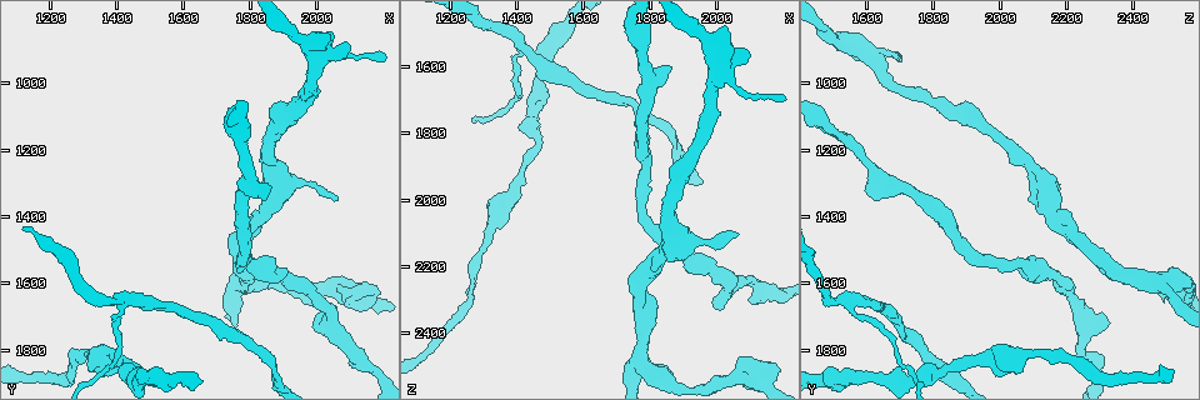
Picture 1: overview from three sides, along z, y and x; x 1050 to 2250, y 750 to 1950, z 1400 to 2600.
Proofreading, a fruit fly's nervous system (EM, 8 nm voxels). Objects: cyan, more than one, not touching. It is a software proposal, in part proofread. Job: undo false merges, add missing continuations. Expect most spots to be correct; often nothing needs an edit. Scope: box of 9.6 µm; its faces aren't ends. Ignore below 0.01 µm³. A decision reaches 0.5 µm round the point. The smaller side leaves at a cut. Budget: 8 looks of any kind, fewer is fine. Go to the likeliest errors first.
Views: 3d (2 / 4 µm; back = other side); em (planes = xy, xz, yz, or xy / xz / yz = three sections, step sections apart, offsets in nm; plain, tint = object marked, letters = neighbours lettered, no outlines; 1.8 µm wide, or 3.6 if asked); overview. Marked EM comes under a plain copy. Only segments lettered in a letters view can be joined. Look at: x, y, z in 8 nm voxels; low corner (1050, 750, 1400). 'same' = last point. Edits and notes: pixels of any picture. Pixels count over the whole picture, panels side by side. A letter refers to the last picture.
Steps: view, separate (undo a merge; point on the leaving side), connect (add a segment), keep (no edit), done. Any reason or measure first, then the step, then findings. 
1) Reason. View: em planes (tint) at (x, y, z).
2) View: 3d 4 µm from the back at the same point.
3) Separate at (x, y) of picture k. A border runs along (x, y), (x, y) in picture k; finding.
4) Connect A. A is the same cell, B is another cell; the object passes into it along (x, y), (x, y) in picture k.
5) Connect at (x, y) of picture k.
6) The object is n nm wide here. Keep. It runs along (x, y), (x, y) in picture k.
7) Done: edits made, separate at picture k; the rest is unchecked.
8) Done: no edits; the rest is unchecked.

An open end. View: em planes (tint) at (1990, 1730, 2320).

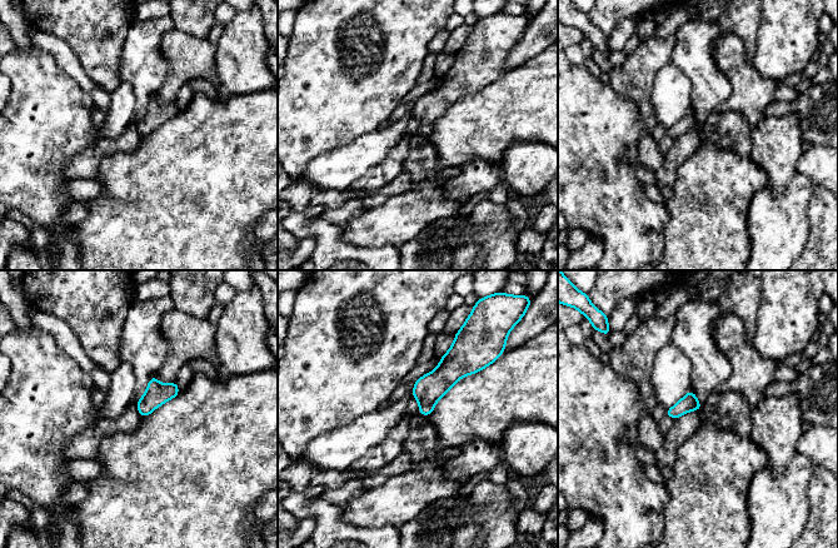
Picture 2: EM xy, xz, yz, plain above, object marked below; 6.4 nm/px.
What lies round it. View: em planes (letters) at the same point.

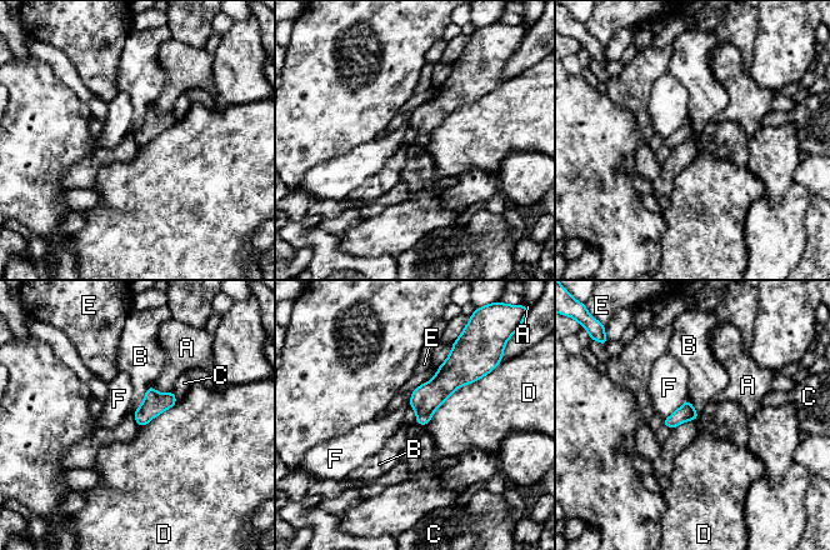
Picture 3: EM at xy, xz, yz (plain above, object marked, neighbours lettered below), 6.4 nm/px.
Keep. A, B, C, D, E and F are other cells; a border runs along (151, 383), (143, 403), (133, 414) in picture 3; no lettered segment goes on from it.

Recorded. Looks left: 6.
Free end. View: em planes (letters) at (2090, 880, 1560).

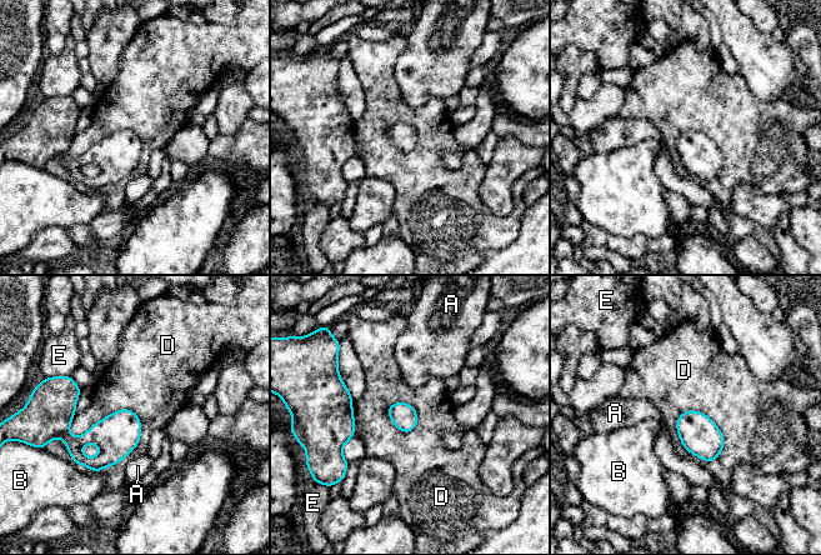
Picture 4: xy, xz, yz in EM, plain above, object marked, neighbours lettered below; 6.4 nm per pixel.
The object is 160 nm wide here. Keep. A, B, D and E are other cells; a border runs along (68, 429), (129, 409), (140, 441) in picture 4; no lettered segment goes on from it.

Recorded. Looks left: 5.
An open end. View: 3d 4 µm from the back at (1870, 1310, 1600).

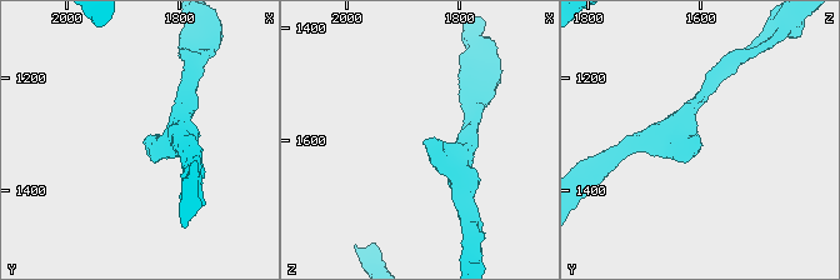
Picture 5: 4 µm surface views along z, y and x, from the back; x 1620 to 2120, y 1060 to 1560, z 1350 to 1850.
View: em planes (letters) at (1865, 1310, 1600).

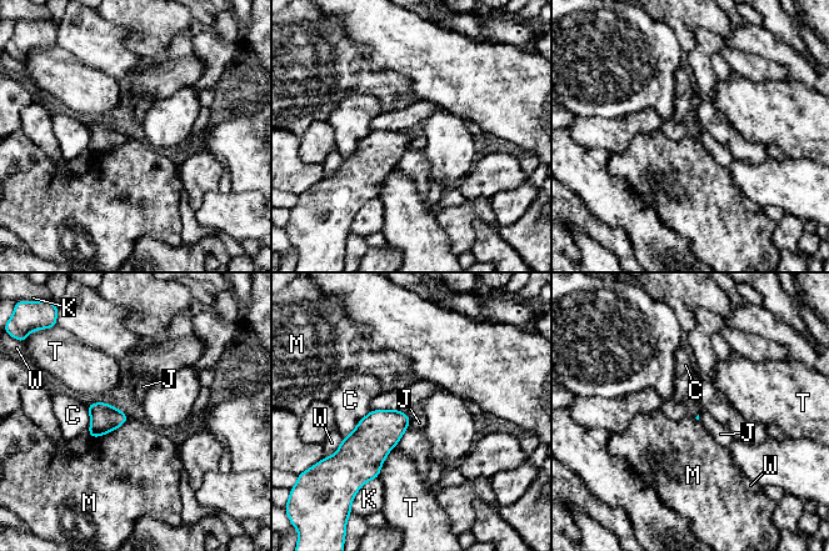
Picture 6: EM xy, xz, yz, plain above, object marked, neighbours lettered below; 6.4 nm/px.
Keep. C, J, K, M, T and W are other cells; a border runs along (129, 417), (113, 430), (91, 439) in picture 6; none of them fits.

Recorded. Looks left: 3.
Done: no edits; the rest is unchecked.

